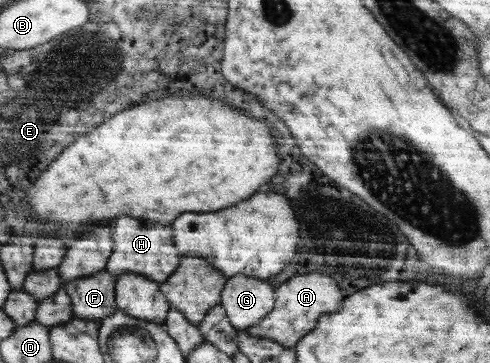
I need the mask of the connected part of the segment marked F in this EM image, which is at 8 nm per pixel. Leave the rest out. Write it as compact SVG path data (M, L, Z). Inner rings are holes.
M103 270L94 273L94 276L66 281L62 287L72 299L75 317L86 321L101 321L116 313L116 278L116 275Z

